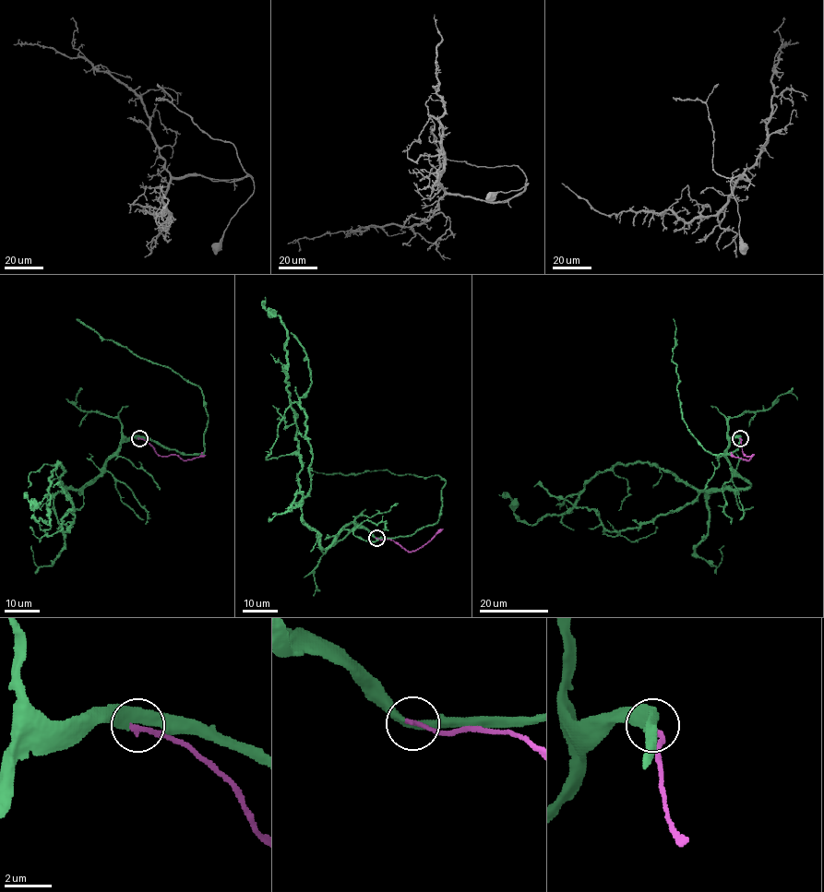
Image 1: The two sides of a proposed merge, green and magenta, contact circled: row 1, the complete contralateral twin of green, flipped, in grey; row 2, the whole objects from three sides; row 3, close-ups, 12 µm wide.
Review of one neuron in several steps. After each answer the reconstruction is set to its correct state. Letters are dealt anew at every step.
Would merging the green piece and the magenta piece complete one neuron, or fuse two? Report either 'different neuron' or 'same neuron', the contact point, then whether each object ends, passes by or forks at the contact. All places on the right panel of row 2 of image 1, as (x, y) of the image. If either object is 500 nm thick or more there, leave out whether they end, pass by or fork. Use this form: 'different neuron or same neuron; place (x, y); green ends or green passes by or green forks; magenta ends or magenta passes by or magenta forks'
same neuron; place (740, 438); green passes by; magenta ends

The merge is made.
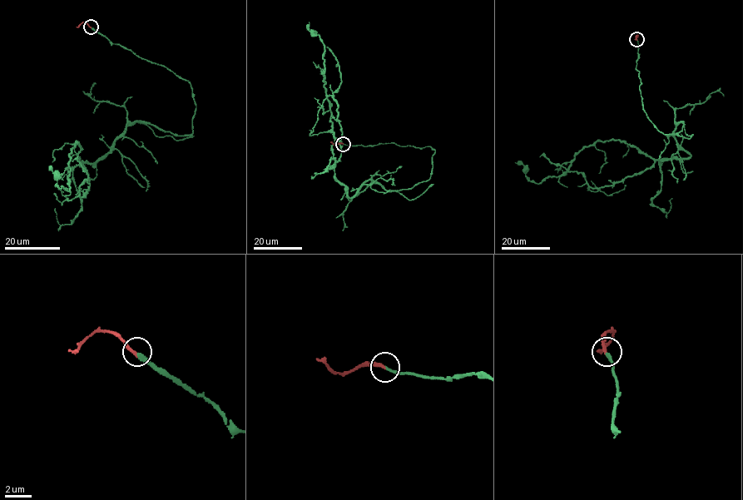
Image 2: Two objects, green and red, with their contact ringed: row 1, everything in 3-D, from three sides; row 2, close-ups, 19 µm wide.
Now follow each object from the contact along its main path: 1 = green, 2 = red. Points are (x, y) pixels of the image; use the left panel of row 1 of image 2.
1: (91, 27), (186, 80), (192, 132), (136, 121), (90, 163), (81, 163), (77, 141), (69, 191), (52, 167)
2: (91, 27), (82, 22), (76, 27)

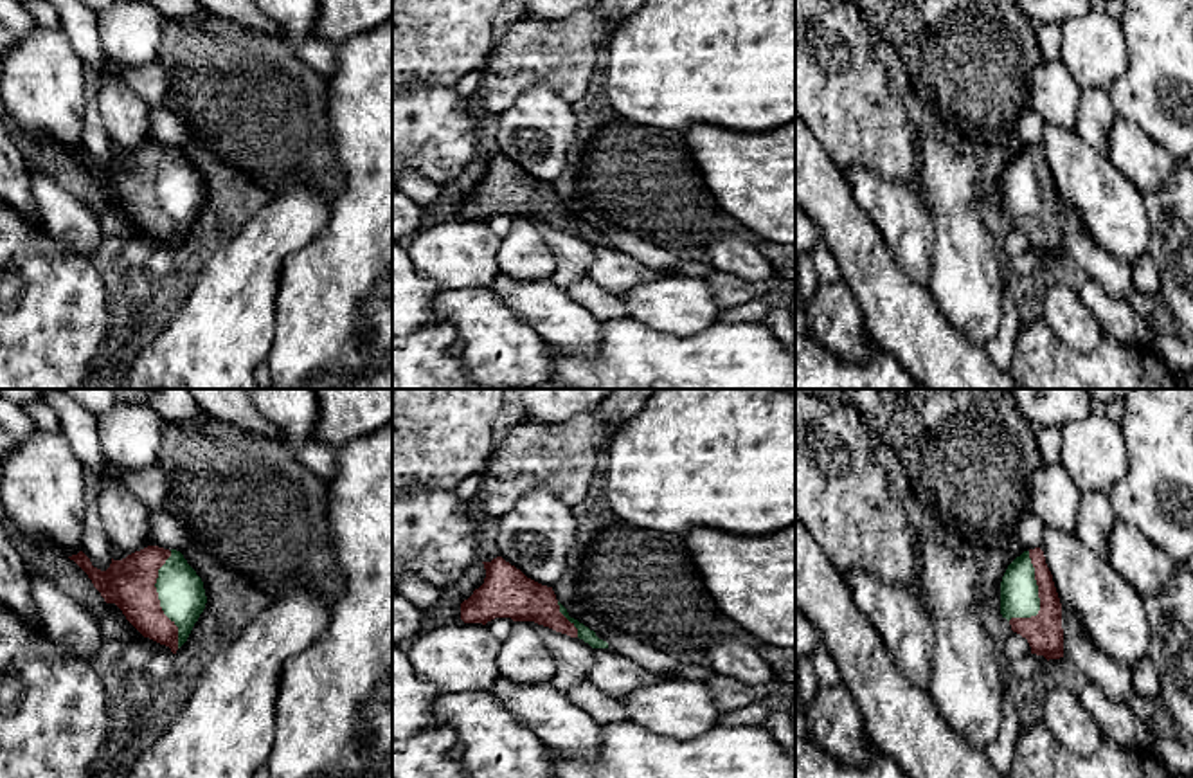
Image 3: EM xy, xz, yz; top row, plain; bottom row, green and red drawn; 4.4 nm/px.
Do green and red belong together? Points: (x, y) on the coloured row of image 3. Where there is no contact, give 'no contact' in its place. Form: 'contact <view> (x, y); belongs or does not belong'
contact xy (159, 598); belongs

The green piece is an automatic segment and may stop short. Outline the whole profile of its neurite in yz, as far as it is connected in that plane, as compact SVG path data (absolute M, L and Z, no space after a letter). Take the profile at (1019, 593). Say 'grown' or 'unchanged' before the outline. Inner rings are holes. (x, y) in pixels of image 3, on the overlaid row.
grown | M1040 547L1024 551L1000 582L1000 614L1027 639L1031 654L1063 657L1062 603Z

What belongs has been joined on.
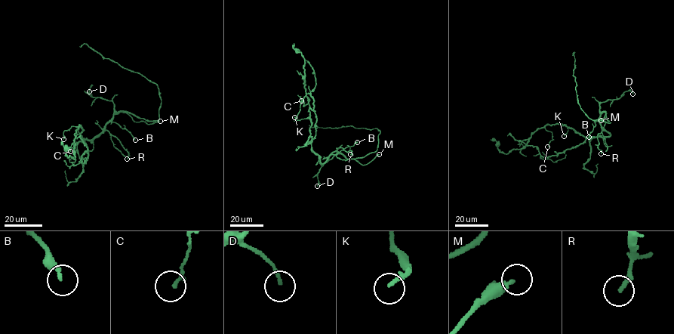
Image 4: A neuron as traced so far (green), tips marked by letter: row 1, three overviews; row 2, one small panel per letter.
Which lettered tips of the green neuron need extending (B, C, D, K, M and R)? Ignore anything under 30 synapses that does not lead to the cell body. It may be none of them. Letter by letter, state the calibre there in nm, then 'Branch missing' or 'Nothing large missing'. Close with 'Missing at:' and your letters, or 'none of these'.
B: Thickness 260 nm. Nothing large missing
C: Thickness 160 nm. Nothing large missing
D: Thickness 140 nm. Nothing large missing
K: Thickness 160 nm. Nothing large missing
M: Thickness 240 nm. Branch missing
R: Thickness 200 nm. Nothing large missing
Missing at: M

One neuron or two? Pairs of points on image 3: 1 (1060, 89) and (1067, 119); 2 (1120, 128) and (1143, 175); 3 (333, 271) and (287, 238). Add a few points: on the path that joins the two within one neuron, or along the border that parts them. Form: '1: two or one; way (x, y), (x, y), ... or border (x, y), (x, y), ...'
1: one; way (1060, 96), (1060, 108), (1064, 112)
2: one; way (1125, 139), (1127, 146), (1143, 164)
3: two; border (328, 215), (328, 226), (285, 260), (278, 283)

